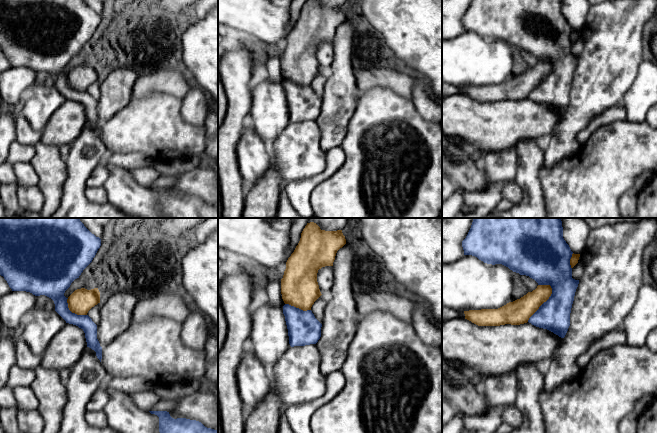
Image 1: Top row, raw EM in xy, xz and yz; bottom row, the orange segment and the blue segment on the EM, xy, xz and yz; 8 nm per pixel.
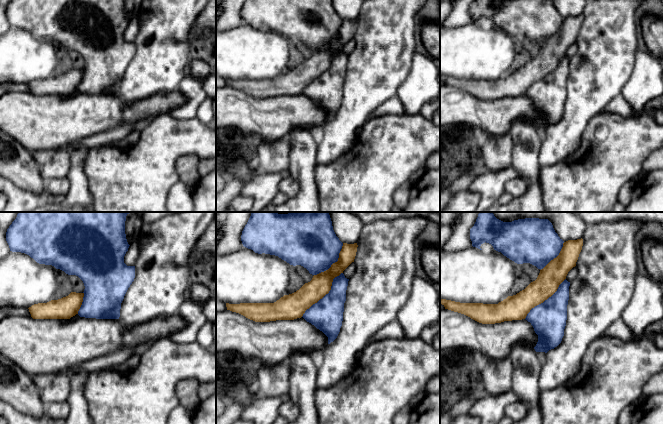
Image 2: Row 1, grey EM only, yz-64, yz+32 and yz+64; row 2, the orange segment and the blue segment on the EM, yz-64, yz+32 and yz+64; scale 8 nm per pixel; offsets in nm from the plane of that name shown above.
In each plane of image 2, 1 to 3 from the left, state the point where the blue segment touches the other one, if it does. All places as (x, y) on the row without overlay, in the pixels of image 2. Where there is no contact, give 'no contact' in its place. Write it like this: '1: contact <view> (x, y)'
1: contact yz-64 (81, 79)
2: contact yz+32 (325, 70)
3: contact yz+64 (545, 75)

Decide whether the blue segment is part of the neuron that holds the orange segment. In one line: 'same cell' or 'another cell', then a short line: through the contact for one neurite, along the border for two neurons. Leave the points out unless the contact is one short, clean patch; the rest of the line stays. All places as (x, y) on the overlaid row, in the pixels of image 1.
another cell

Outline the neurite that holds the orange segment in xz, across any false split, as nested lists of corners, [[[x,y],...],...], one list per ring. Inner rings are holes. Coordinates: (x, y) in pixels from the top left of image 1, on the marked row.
[[[314,222],[307,223],[281,279],[284,303],[303,311],[311,310],[322,295],[317,282],[318,270],[333,266],[337,251],[345,244],[342,230],[325,231]]]

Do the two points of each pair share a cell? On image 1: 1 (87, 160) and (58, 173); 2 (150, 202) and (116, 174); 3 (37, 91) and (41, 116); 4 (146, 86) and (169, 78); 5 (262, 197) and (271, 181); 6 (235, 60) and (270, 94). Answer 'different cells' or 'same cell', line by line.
1: different cells
2: same cell
3: same cell
4: same cell
5: same cell
6: different cells

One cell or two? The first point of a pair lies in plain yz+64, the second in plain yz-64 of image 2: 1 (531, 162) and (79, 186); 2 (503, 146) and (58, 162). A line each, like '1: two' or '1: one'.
1: one
2: one

